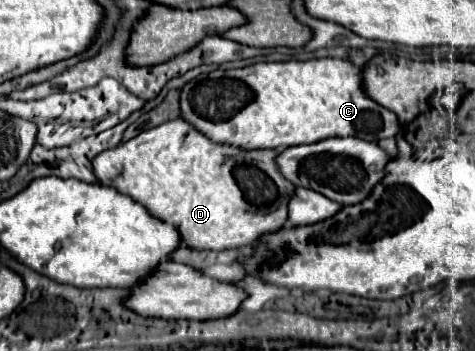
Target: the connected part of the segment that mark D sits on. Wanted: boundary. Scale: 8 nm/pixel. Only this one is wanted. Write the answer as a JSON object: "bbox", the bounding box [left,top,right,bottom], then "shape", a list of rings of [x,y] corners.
{"bbox":[93,119,293,251],"shape":[[[175,119],[159,127],[141,131],[137,137],[99,153],[93,159],[93,175],[99,185],[109,185],[117,189],[121,195],[127,195],[133,201],[141,203],[155,219],[173,225],[179,231],[181,243],[185,243],[189,249],[197,251],[235,249],[253,245],[255,239],[261,235],[261,231],[275,231],[275,227],[283,227],[287,221],[287,199],[293,195],[291,183],[287,183],[275,169],[275,179],[267,177],[267,183],[261,183],[257,191],[259,201],[249,203],[243,197],[243,191],[239,189],[231,173],[233,167],[241,163],[235,161],[235,157],[243,153],[245,153],[243,149],[213,143],[191,125],[187,133],[187,123],[183,123],[183,119]]]}

